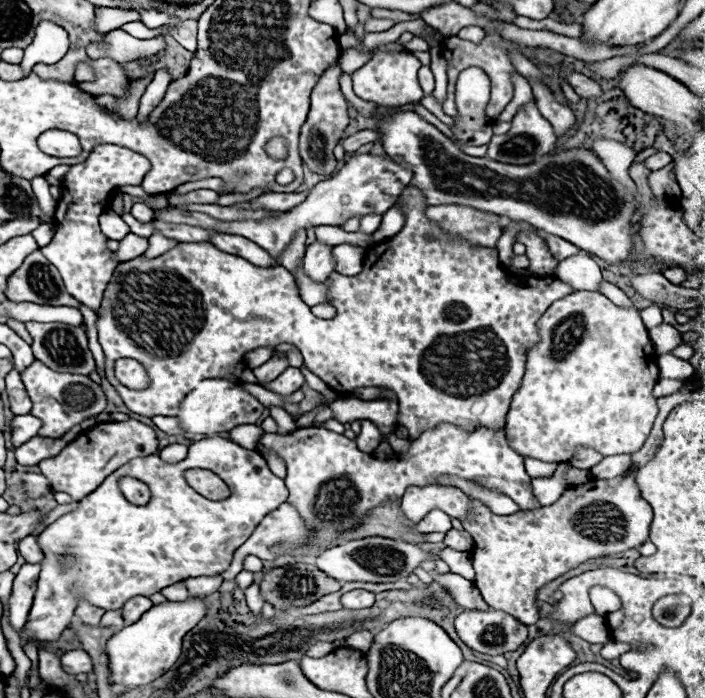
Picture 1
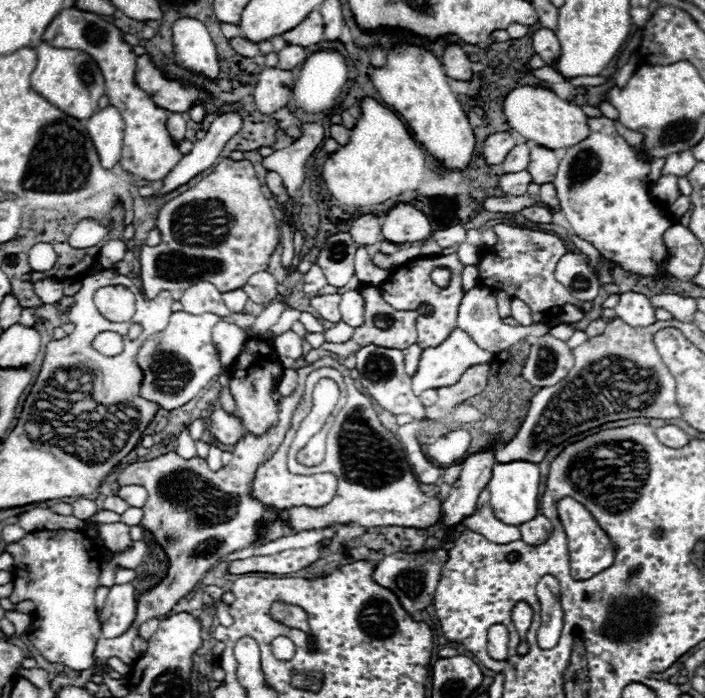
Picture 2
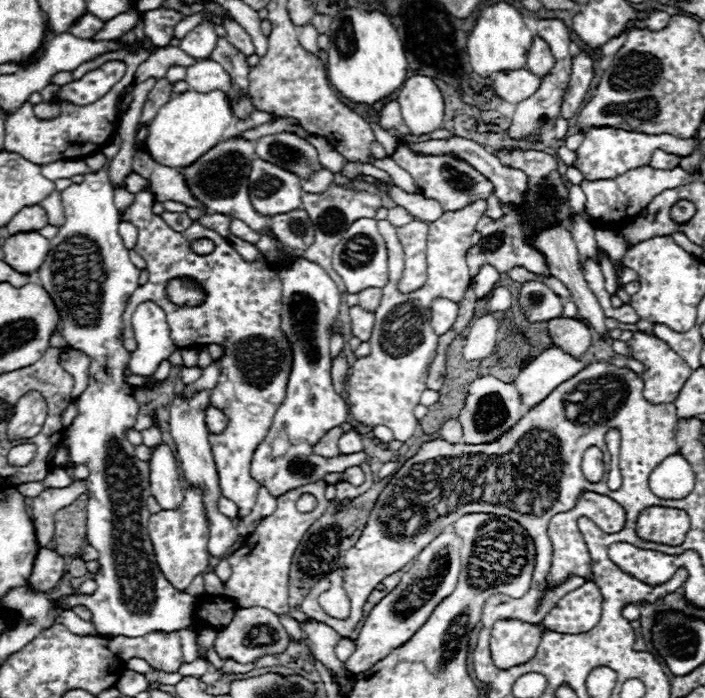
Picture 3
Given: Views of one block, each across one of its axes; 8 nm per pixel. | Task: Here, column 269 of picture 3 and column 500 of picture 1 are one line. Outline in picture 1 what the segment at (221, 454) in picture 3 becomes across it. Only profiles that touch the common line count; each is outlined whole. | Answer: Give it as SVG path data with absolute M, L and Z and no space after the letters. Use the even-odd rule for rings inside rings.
M406 186L402 190L402 194L400 194L396 204L400 206L400 210L406 216L406 222L404 222L404 228L400 230L400 234L396 234L396 236L392 236L392 238L388 238L384 242L372 244L366 250L366 254L364 254L364 268L362 268L360 274L343 276L334 271L327 279L328 298L330 298L331 305L338 310L342 308L345 310L345 295L348 295L346 312L338 312L330 322L328 320L320 320L320 318L316 318L310 312L310 306L306 306L302 302L302 298L298 296L298 292L296 292L294 276L286 268L282 268L282 266L276 266L276 268L252 266L244 258L234 256L234 254L226 254L226 252L218 250L210 242L180 242L176 248L168 250L166 254L162 254L158 258L138 256L134 260L120 262L116 266L116 270L114 270L114 276L112 276L110 284L106 286L104 300L102 300L100 312L98 312L98 322L96 322L96 326L98 326L98 342L100 342L100 346L104 350L104 358L106 358L106 378L118 390L118 394L122 396L124 404L128 406L128 410L132 410L132 412L136 412L140 416L148 416L148 418L152 418L152 416L174 416L176 408L180 406L180 400L188 392L192 392L198 386L198 382L202 382L206 378L232 378L232 380L238 380L238 376L234 374L234 368L244 362L244 356L248 352L252 352L256 348L274 348L278 344L294 344L302 352L306 366L314 374L318 374L340 396L346 396L346 394L350 396L352 390L356 390L360 386L382 386L382 388L394 390L398 394L399 404L397 424L408 428L408 436L410 438L418 438L424 430L436 428L436 424L440 424L440 422L448 422L448 424L460 426L462 430L468 430L468 432L478 430L482 426L490 428L490 430L502 430L506 426L506 412L508 412L510 400L514 396L514 390L520 386L520 380L522 380L522 374L524 374L526 352L530 350L532 344L538 342L536 340L538 338L536 320L544 314L544 310L548 310L548 306L552 302L564 298L566 294L570 294L574 290L568 284L564 284L564 282L560 282L560 280L556 280L552 276L538 278L538 284L530 284L530 280L524 280L524 282L516 280L514 276L510 276L504 270L504 266L498 260L498 252L494 248L476 246L476 244L470 244L464 238L450 236L450 234L446 234L446 230L440 230L440 226L436 226L436 222L426 218L426 208L430 204L424 200L424 194L420 194L420 190L416 190L414 186ZM426 234L434 236L434 240L426 240ZM370 276L374 276L374 280ZM454 306L456 306L456 322L450 318L450 314L454 314ZM424 352L426 352L426 378L424 378L424 364L422 364L424 362ZM116 358L134 358L134 360L142 362L152 384L146 390L142 390L142 392L134 392L134 390L122 386L122 384L116 384L116 380L112 380L112 364L114 364Z

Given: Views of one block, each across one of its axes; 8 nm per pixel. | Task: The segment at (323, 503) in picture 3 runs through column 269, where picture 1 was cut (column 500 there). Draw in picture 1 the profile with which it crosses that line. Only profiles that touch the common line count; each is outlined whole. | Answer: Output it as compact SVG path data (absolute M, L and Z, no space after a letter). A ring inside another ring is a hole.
M588 480L584 486L568 488L558 502L550 506L542 506L538 510L516 512L510 516L496 516L482 502L474 500L472 520L462 520L462 526L474 538L472 562L476 570L474 586L480 590L484 602L496 610L504 610L512 614L516 620L524 624L536 624L540 620L540 610L536 606L536 596L542 586L552 582L554 578L566 574L568 570L608 554L626 552L630 548L638 548L648 540L648 530L652 522L652 508L644 498L638 498L636 490L624 490L618 486L618 480Z

